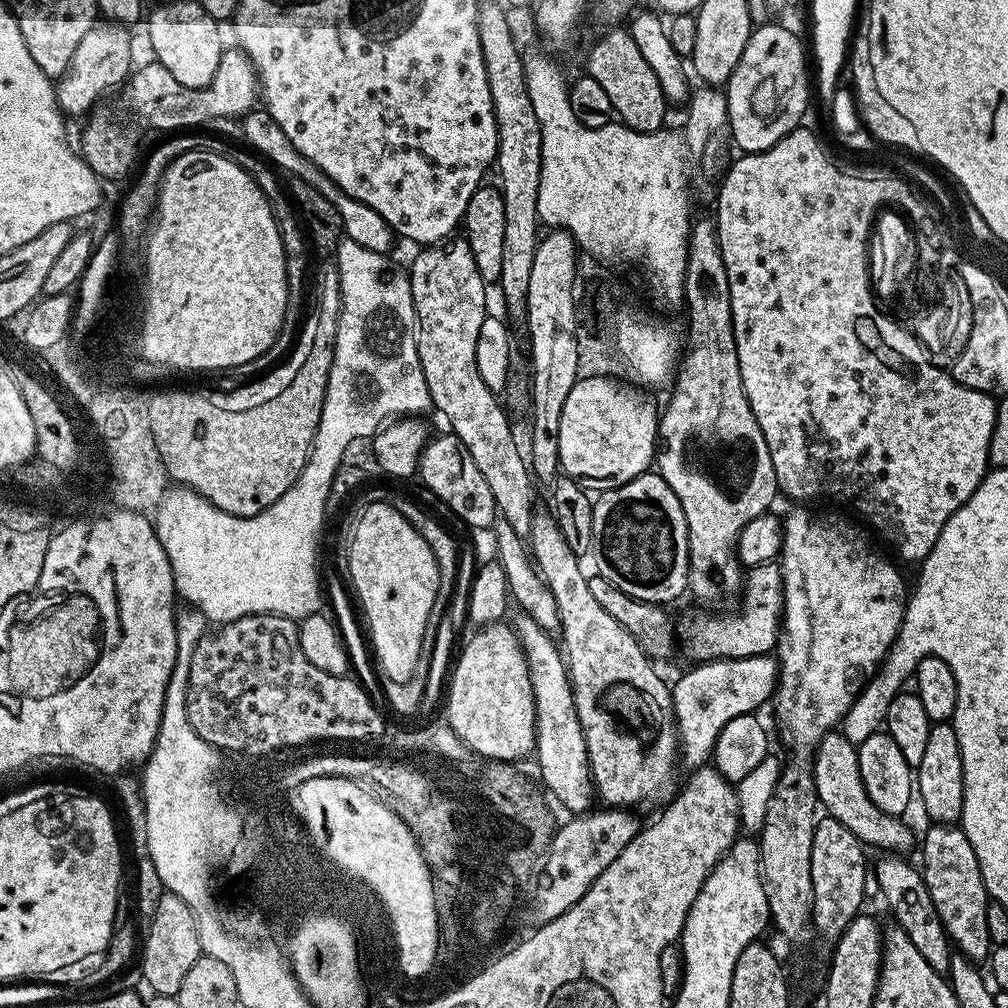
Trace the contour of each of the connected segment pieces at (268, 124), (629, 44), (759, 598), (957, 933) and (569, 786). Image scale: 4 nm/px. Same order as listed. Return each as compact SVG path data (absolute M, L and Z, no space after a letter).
M252 109L247 116L243 117L241 124L244 136L250 141L251 145L249 147L253 151L265 157L275 167L280 166L284 171L290 173L290 176L306 182L307 185L314 186L338 210L339 217L343 220L344 233L347 239L366 247L366 250L373 250L374 253L387 255L390 252L389 249L392 246L392 242L395 242L396 236L386 220L376 210L371 210L370 206L358 202L357 199L350 198L332 179L326 177L326 174L322 173L322 170L319 170L318 166L314 165L314 162L310 162L304 155L298 154L294 150L293 144L286 138L282 128L278 126L278 122L270 116L267 109Z
M616 28L608 32L588 52L588 72L592 75L591 83L603 86L610 97L612 111L619 123L635 132L659 132L665 127L664 107L666 101L662 94L662 86L658 78L654 78L654 70L642 58L638 46L634 46L631 31Z
M779 563L759 564L747 569L739 600L740 613L737 616L716 616L720 614L696 610L700 612L694 613L681 628L679 625L678 636L681 641L684 639L690 661L744 659L766 655L775 649L784 615L784 579Z
M937 823L931 827L922 836L922 875L926 890L930 890L930 898L934 898L934 910L938 910L938 918L942 918L942 926L959 955L973 962L987 961L994 947L986 930L986 910L990 897L978 866L978 854L974 854L974 846L970 846L970 838L966 838L963 827Z
M517 614L510 620L510 627L515 632L518 642L524 651L524 657L528 663L530 682L534 690L534 706L536 707L536 747L534 749L534 761L540 767L539 779L543 787L550 793L551 799L557 804L565 804L572 814L584 814L593 807L594 789L592 787L592 771L588 769L588 751L586 750L586 738L582 726L578 722L578 710L574 706L574 694L572 683L568 680L568 665L562 655L561 649L553 637L545 631L534 618Z

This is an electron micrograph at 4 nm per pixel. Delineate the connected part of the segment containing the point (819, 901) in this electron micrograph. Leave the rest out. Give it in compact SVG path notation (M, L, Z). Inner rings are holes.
M825 815L817 819L814 846L810 850L810 882L814 882L812 926L829 942L840 939L854 917L861 915L864 904L864 883L869 883L870 868L864 865L865 845L861 844L842 822Z

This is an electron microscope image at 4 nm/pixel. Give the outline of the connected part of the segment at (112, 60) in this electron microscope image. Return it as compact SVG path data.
M97 22L90 30L86 30L86 38L78 42L74 58L70 58L70 66L54 84L56 107L65 117L83 117L91 113L97 107L96 99L103 92L118 87L120 83L123 85L129 79L128 71L132 68L132 36L128 32L131 31L125 25L115 22Z

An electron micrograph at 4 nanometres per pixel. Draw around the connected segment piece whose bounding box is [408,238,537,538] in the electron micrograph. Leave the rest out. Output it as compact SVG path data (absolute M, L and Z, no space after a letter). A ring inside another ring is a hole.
M449 238L438 244L421 247L408 272L408 281L412 287L412 305L416 311L418 358L432 399L432 408L448 419L448 424L452 427L449 428L451 435L458 437L462 446L470 450L474 466L478 466L482 478L486 478L486 483L490 485L490 494L494 494L499 519L510 522L510 526L514 526L514 534L527 538L532 525L532 513L537 507L537 489L534 487L529 461L516 445L516 436L512 433L511 422L508 421L509 413L501 401L501 405L496 401L499 400L497 393L492 392L486 382L482 382L482 374L478 374L478 362L474 362L474 349L478 347L478 330L482 330L488 296L484 293L486 285L478 274L478 266L474 266L474 254L470 254L467 239L456 239Z

